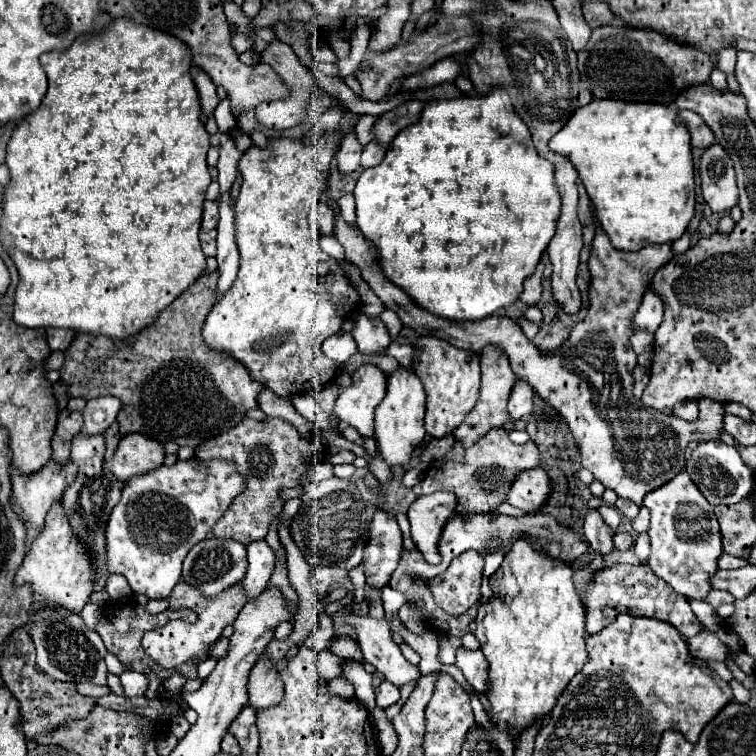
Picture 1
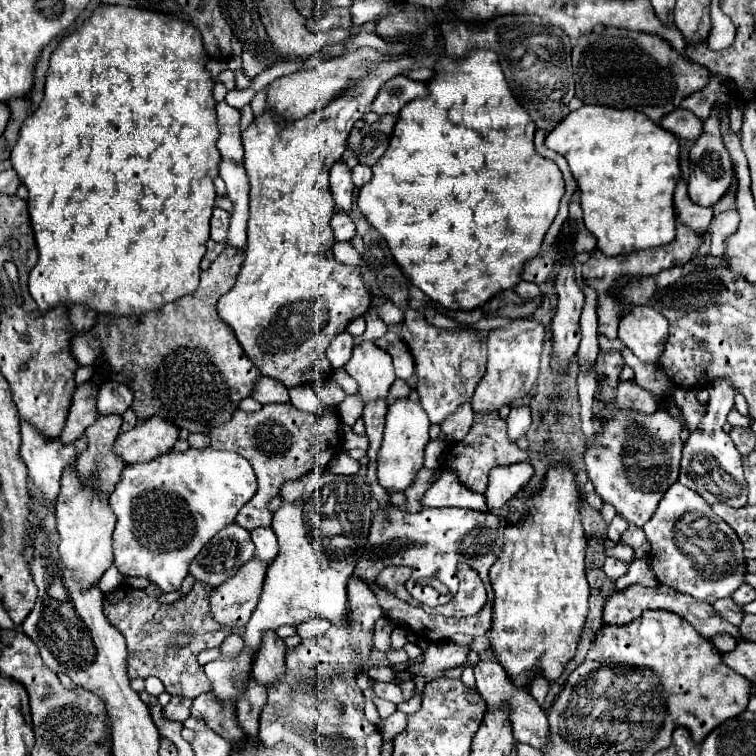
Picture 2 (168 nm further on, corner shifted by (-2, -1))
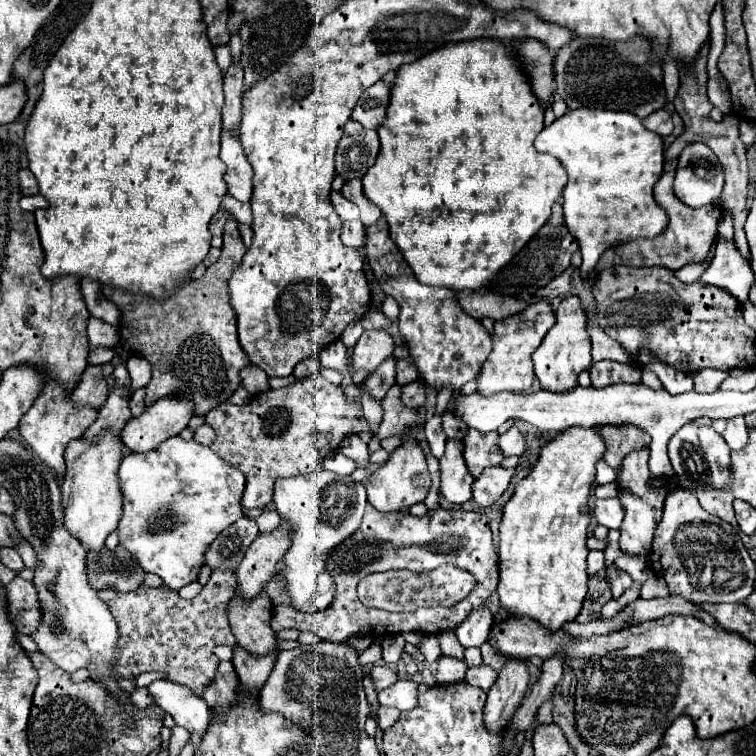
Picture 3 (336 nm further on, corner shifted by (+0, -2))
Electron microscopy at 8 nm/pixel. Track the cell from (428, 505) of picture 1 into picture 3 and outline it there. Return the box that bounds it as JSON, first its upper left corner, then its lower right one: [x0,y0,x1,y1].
[441,439,473,503]

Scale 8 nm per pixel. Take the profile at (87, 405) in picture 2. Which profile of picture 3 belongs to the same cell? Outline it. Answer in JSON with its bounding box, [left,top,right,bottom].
[71,363,113,407]

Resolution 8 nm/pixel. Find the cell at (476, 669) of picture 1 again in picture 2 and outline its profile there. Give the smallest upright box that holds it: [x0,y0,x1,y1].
[473,660,549,750]

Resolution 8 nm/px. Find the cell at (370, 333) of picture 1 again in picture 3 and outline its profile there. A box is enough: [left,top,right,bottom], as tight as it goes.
[397,361,419,385]

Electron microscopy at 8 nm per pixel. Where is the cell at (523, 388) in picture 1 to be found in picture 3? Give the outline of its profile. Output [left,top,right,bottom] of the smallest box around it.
[499,425,525,457]

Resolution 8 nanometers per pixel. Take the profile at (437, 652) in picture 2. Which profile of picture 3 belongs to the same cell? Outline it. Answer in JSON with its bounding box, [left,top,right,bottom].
[455,605,493,647]

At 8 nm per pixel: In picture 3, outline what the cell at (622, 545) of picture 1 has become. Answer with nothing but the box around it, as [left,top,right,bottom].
[587,551,605,575]

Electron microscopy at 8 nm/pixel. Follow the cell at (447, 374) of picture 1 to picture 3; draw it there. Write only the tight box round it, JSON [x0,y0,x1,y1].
[365,219,491,389]

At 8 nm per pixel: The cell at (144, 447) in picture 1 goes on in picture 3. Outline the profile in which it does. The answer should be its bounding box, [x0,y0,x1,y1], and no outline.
[121,397,193,453]

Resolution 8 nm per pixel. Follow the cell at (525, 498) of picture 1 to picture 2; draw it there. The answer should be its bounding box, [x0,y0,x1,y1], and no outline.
[485,462,535,510]

